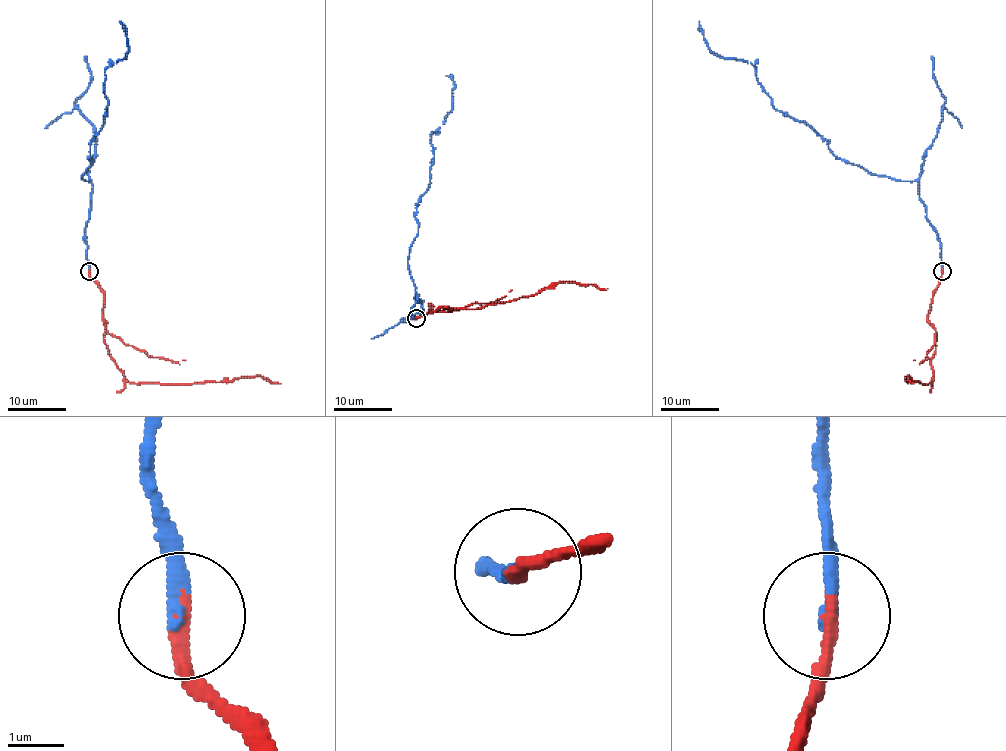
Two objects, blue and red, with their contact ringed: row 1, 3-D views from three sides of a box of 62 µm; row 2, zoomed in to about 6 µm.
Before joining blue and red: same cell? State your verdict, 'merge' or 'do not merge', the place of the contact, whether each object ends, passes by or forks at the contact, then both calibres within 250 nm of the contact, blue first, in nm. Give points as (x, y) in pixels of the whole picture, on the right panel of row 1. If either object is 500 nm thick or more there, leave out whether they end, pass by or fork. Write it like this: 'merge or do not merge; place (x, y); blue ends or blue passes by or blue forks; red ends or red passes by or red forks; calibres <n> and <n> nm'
merge; place (942, 271); blue ends; red ends; calibres 280 and 280 nm

